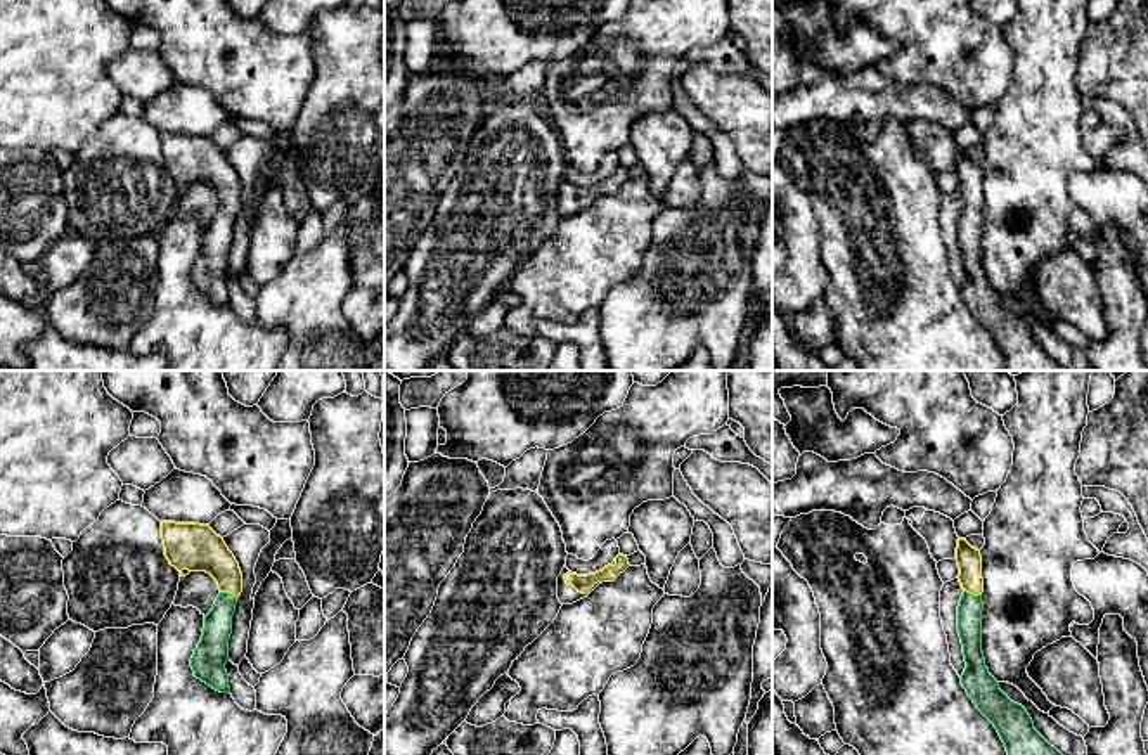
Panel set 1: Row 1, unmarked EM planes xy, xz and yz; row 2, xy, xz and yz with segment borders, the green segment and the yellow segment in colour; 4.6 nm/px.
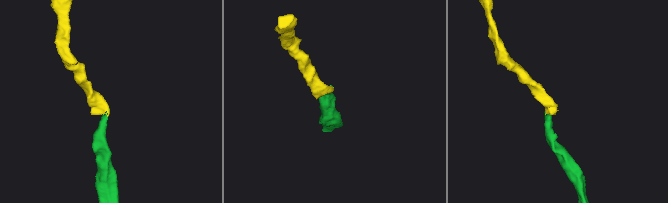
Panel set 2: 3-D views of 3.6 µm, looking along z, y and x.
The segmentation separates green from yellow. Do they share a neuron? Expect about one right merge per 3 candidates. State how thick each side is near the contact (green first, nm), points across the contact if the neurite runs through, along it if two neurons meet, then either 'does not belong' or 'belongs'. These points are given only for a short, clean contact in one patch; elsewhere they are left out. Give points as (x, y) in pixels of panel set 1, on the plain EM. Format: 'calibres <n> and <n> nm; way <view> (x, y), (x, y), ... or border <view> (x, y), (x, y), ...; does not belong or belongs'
calibres 140 and 220 nm; way xy (213, 257), (227, 205), (227, 189), (198, 160); belongs

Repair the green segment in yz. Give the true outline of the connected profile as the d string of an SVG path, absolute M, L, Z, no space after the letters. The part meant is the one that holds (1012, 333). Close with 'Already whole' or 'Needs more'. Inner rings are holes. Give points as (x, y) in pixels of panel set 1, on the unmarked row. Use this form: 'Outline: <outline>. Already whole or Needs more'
Outline: M958 151L956 173L963 208L958 218L958 244L966 281L961 296L977 320L997 341L1009 371L1065 371L1035 341L1027 322L1011 313L989 286L982 265L982 168L964 151Z. Needs more

